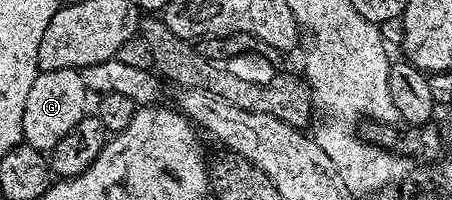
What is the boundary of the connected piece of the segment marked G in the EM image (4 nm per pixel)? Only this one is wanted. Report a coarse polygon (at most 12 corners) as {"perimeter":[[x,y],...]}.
{"perimeter":[[79,70],[37,72],[23,142],[51,152],[88,113]]}

